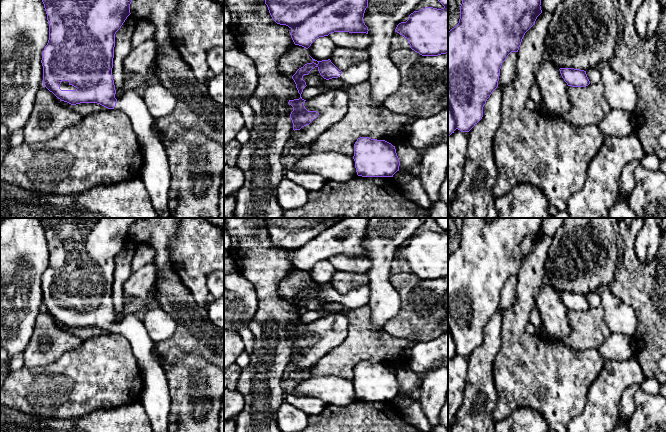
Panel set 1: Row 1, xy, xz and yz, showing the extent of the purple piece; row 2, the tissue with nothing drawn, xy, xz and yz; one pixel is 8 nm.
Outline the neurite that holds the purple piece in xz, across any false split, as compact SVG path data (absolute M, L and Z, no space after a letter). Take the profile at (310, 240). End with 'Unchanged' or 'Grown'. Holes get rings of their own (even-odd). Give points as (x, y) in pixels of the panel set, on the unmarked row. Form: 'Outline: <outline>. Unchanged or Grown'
Outline: M265 218L265 228L272 243L291 253L295 269L308 273L319 261L334 256L366 257L363 245L369 218Z. Unchanged

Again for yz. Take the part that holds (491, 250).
Outline: M462 218L459 247L448 256L448 360L456 353L469 356L483 341L483 331L492 316L498 311L502 287L511 276L518 276L525 257L535 248L542 237L541 224L545 218Z. Unchanged

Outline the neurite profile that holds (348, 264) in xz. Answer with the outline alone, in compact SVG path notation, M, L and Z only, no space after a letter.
M334 256L328 259L336 271L368 273L372 263L366 257Z

